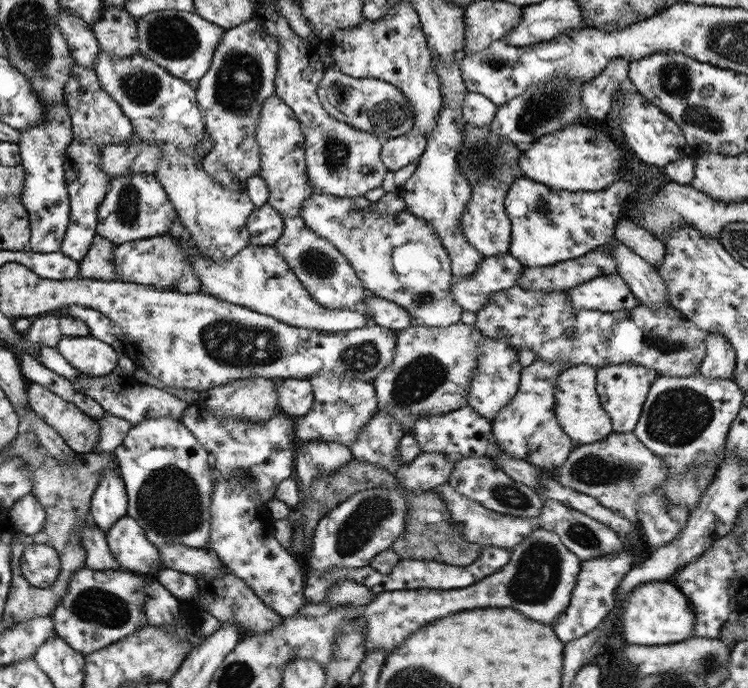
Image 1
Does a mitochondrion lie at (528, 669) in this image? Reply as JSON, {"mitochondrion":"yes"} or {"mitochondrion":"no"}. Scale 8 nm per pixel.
{"mitochondrion":"no"}

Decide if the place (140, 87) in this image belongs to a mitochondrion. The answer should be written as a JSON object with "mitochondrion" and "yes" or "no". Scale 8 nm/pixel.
{"mitochondrion":"yes"}

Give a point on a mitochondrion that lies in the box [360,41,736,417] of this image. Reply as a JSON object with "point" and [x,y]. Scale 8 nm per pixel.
{"point":[674,79]}

